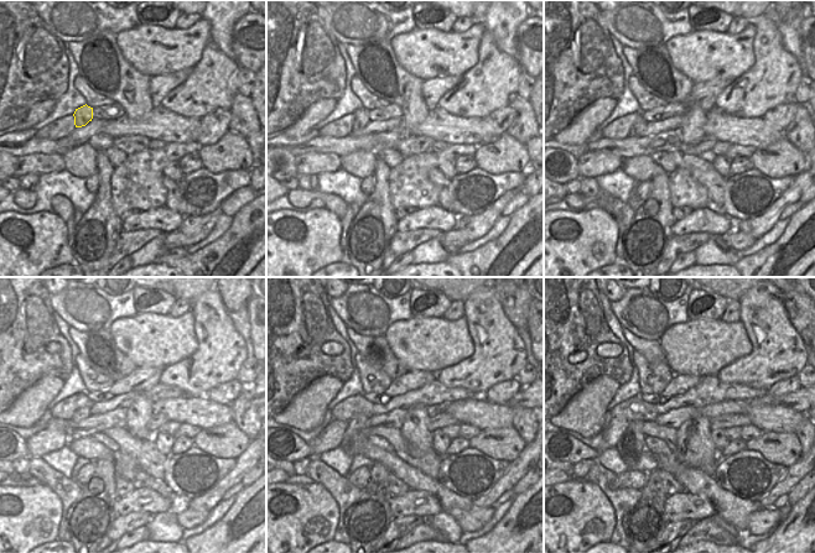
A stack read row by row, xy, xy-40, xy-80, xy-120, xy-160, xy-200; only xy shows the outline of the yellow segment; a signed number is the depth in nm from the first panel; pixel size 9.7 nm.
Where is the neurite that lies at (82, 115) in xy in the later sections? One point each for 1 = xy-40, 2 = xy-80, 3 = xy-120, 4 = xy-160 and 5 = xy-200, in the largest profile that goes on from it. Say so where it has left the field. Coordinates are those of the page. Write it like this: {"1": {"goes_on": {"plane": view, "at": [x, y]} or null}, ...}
{"1": {"goes_on": {"plane": "xy-40", "at": [361, 116]}}, "2": {"goes_on": {"plane": "xy-80", "at": [640, 124]}}, "3": {"goes_on": {"plane": "xy-120", "at": [81, 413]}}, "4": {"goes_on": {"plane": "xy-160", "at": [357, 432]}}, "5": {"goes_on": {"plane": "xy-200", "at": [632, 444]}}}

